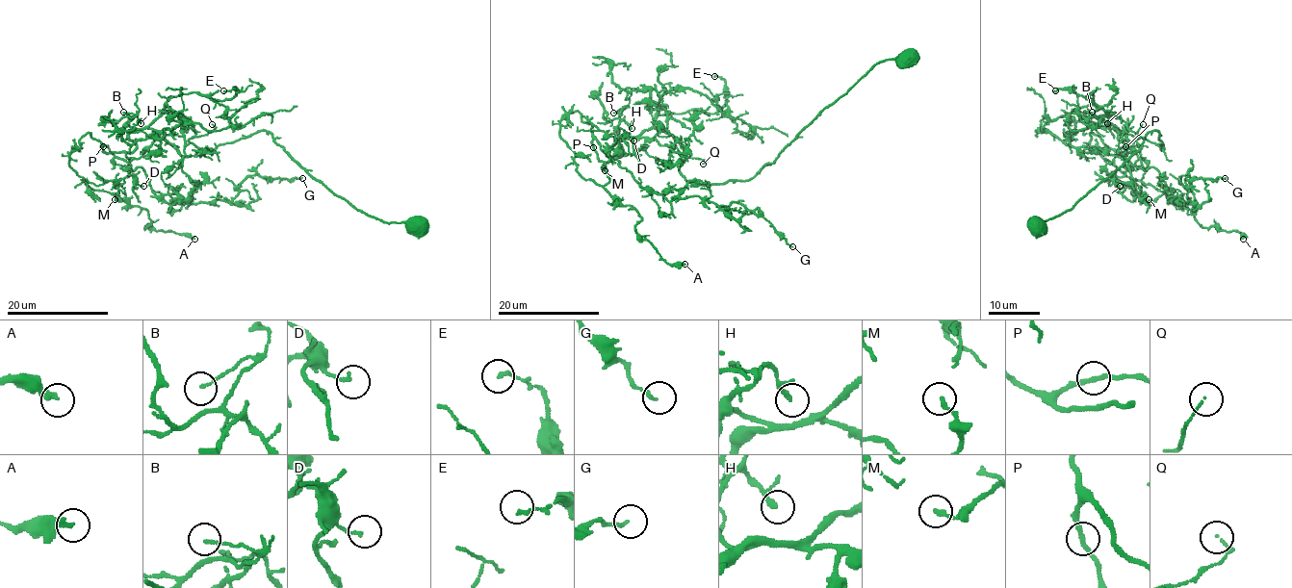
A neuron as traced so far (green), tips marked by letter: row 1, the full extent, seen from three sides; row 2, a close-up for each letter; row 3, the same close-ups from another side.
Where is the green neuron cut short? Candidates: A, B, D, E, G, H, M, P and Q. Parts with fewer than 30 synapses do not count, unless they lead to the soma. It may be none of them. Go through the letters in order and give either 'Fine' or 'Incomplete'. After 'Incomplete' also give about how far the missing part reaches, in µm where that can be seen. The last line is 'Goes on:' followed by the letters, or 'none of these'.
A: Fine
B: Fine
D: Fine
E: Fine
G: Fine
H: Fine
M: Fine
P: Fine
Q: Fine
Goes on: none of these

